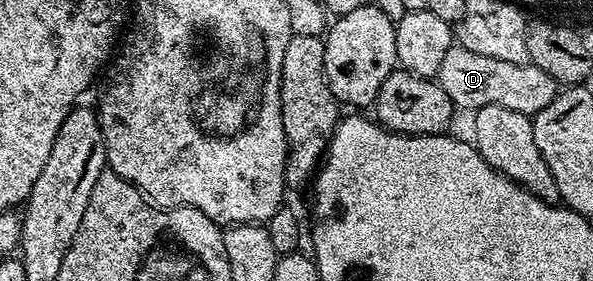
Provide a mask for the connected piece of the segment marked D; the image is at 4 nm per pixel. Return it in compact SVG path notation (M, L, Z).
M455 44L443 56L436 79L443 92L451 96L454 107L461 106L466 112L483 108L487 104L503 104L503 108L515 108L515 112L527 115L539 113L559 93L559 84L543 68L532 64L516 66L507 60L495 60L495 56L479 56L479 52L467 52Z

